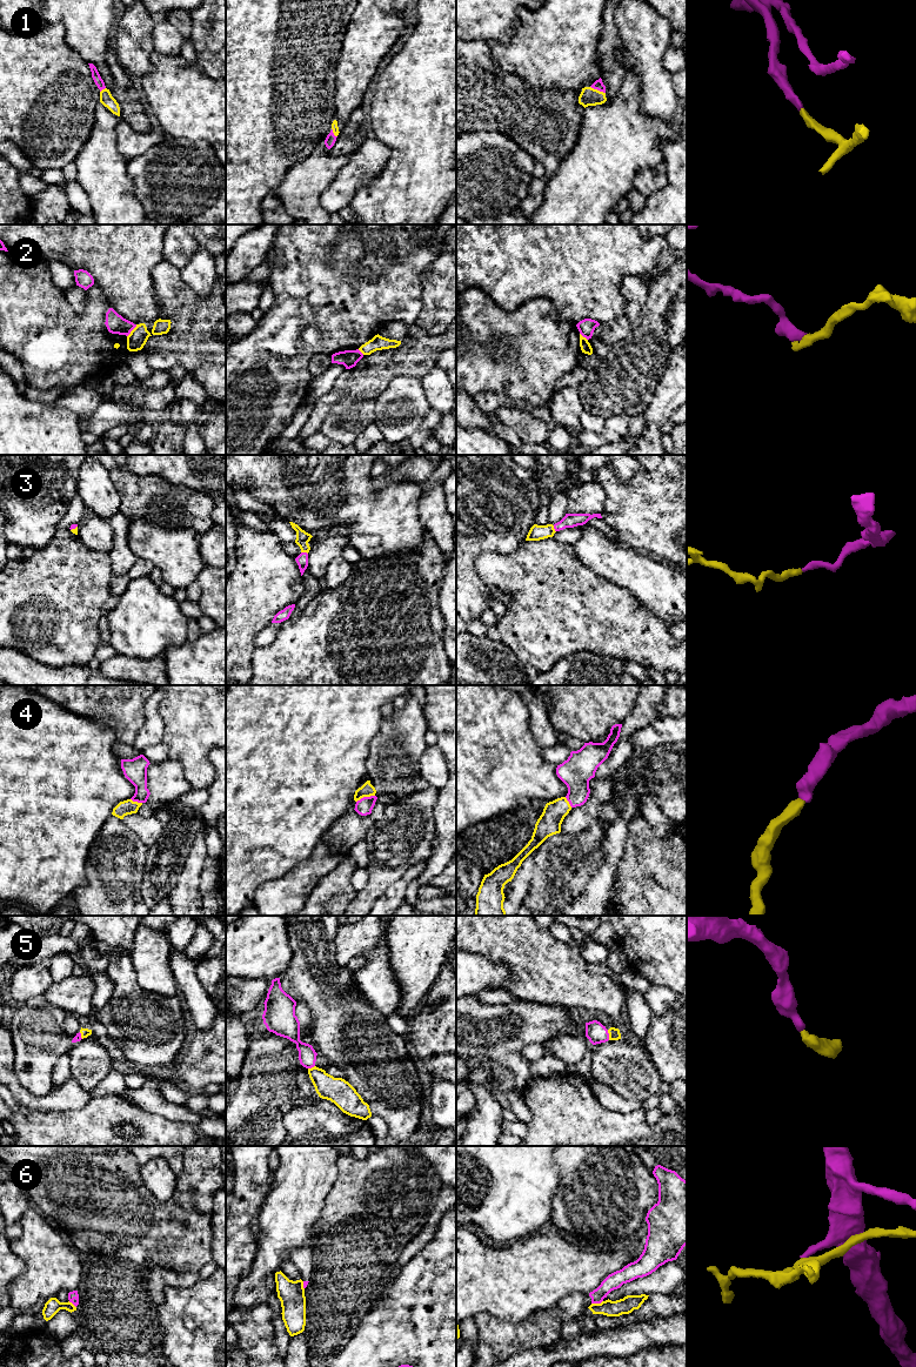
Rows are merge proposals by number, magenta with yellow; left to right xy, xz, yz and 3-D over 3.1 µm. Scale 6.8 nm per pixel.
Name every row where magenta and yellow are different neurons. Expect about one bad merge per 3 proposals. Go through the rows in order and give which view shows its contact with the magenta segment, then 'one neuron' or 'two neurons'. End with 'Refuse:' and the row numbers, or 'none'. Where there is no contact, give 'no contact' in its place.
1: yz | one neuron
2: xy | two neurons
3: xz | one neuron
4: xz | one neuron
5: yz | one neuron
6: yz | two neurons
Refuse: 2, 6

